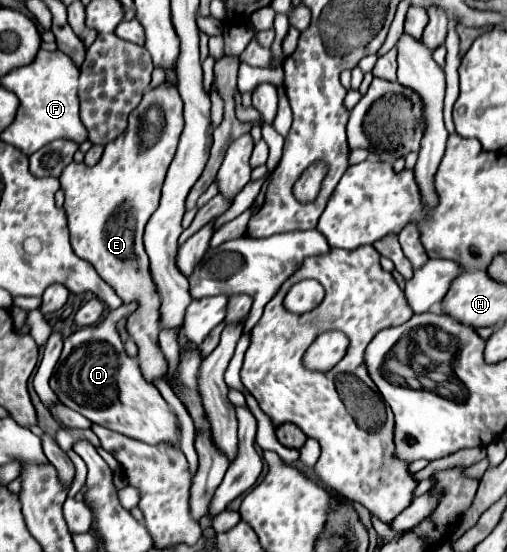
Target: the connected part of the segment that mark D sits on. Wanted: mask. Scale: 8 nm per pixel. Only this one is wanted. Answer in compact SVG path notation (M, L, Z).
M136 303L122 305L102 323L68 335L64 339L62 355L50 377L50 387L66 407L82 413L92 423L148 445L158 445L164 441L176 443L178 423L174 411L164 401L160 391L142 377L138 361L126 355L124 343L120 343L120 335L116 331L116 323L127 318L134 309Z

